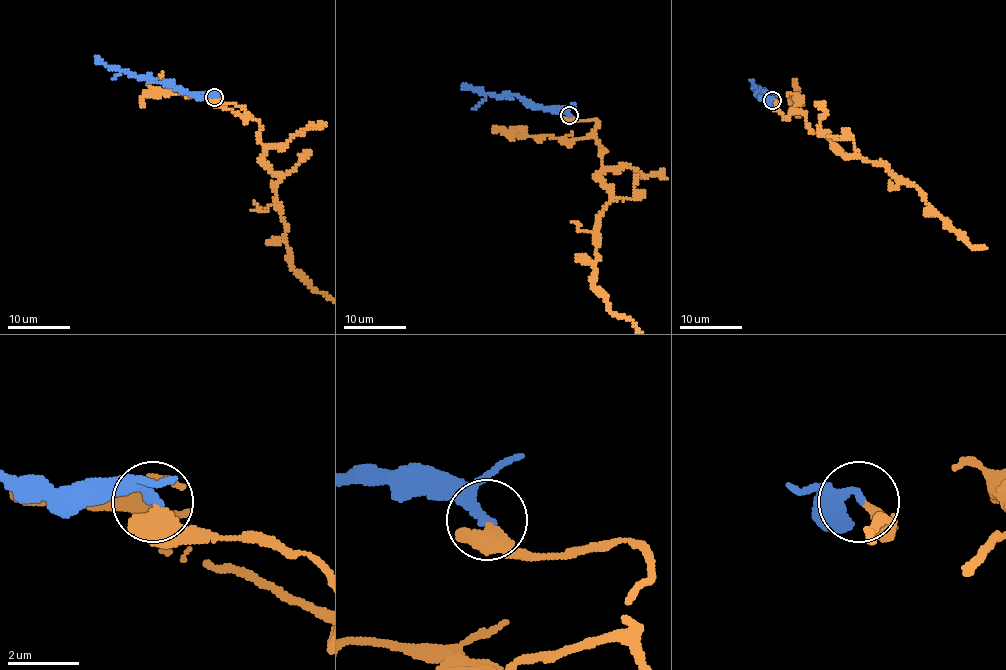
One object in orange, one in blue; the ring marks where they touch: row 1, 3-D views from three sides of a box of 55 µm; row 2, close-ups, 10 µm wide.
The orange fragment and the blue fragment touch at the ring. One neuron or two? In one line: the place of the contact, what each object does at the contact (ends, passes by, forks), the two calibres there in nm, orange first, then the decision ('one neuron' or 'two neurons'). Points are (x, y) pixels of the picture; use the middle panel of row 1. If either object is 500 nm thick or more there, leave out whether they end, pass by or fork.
at (569, 115); orange ends there; blue ends there; 440 nm thick on the orange side, 220 nm on the other; one neuron

